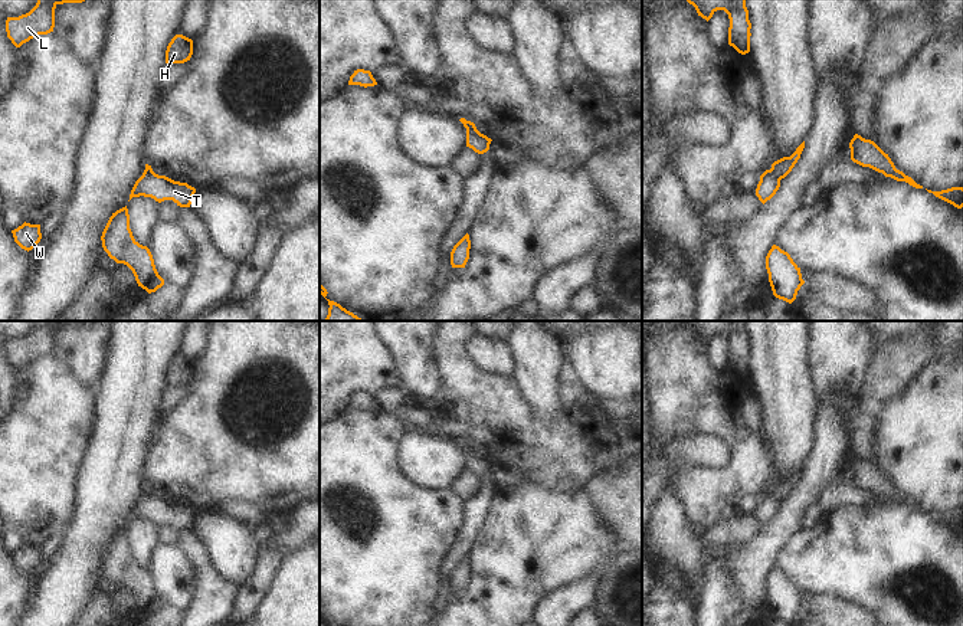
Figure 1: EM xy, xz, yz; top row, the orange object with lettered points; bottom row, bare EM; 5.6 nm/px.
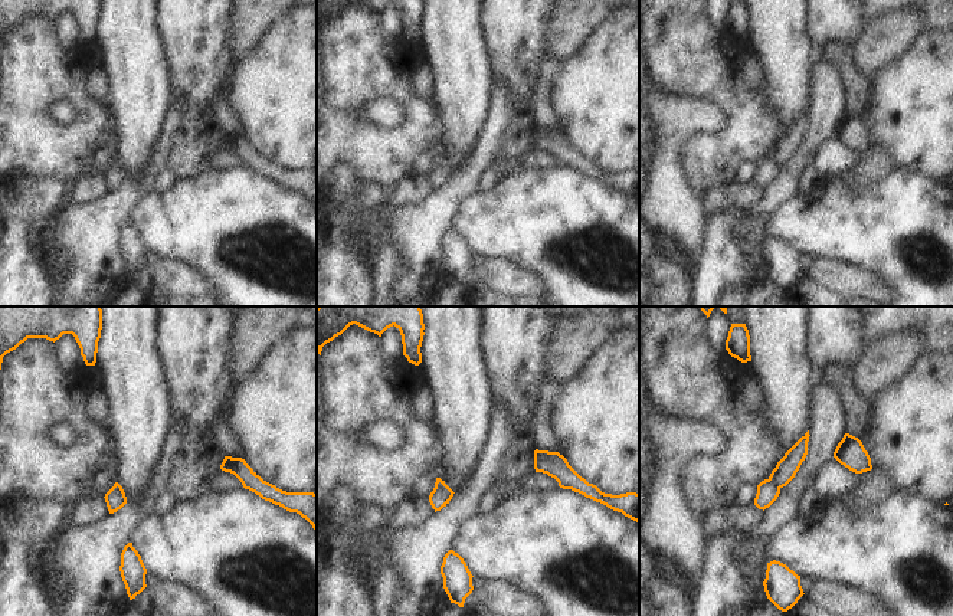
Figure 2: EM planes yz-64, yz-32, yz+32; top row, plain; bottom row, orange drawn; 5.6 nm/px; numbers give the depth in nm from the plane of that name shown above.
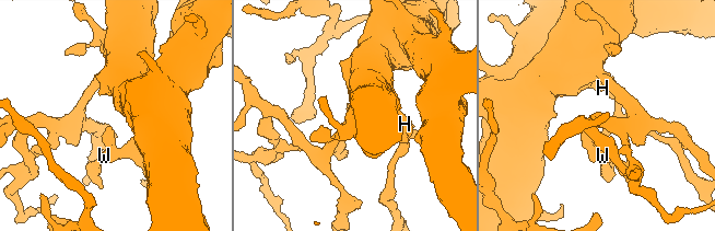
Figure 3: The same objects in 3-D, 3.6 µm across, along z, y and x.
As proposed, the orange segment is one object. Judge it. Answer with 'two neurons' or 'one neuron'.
two neurons

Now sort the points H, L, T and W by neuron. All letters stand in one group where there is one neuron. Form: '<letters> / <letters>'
H L / T W

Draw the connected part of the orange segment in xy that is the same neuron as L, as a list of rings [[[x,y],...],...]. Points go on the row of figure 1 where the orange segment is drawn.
[[[37,0],[36,6],[19,17],[7,17],[7,37],[16,47],[39,35],[48,35],[55,27],[55,9],[63,3],[82,3],[85,0]]]

